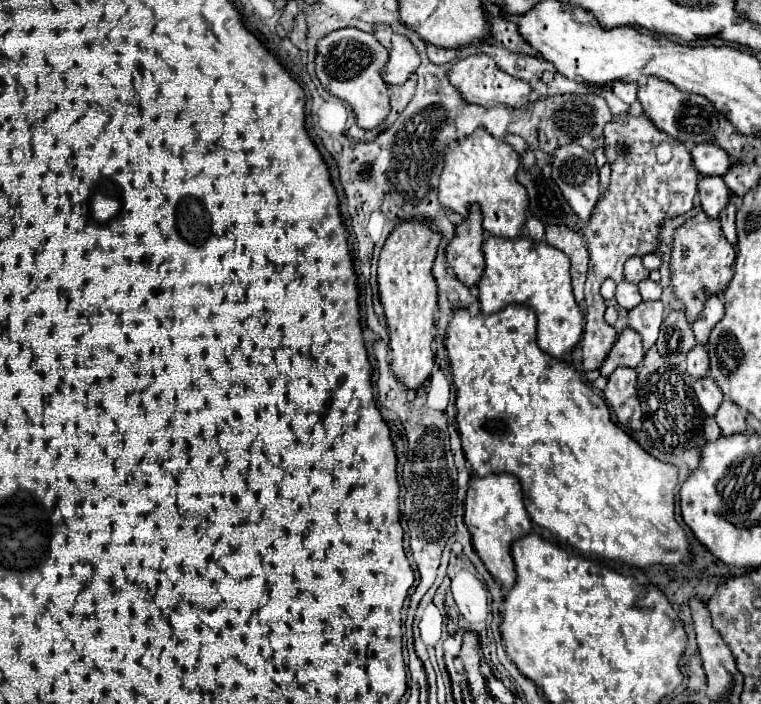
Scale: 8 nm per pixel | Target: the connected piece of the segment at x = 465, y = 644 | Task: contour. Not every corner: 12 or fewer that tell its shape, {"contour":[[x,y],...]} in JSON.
{"contour":[[472,632],[464,634],[460,658],[466,676],[482,676],[482,648]]}

